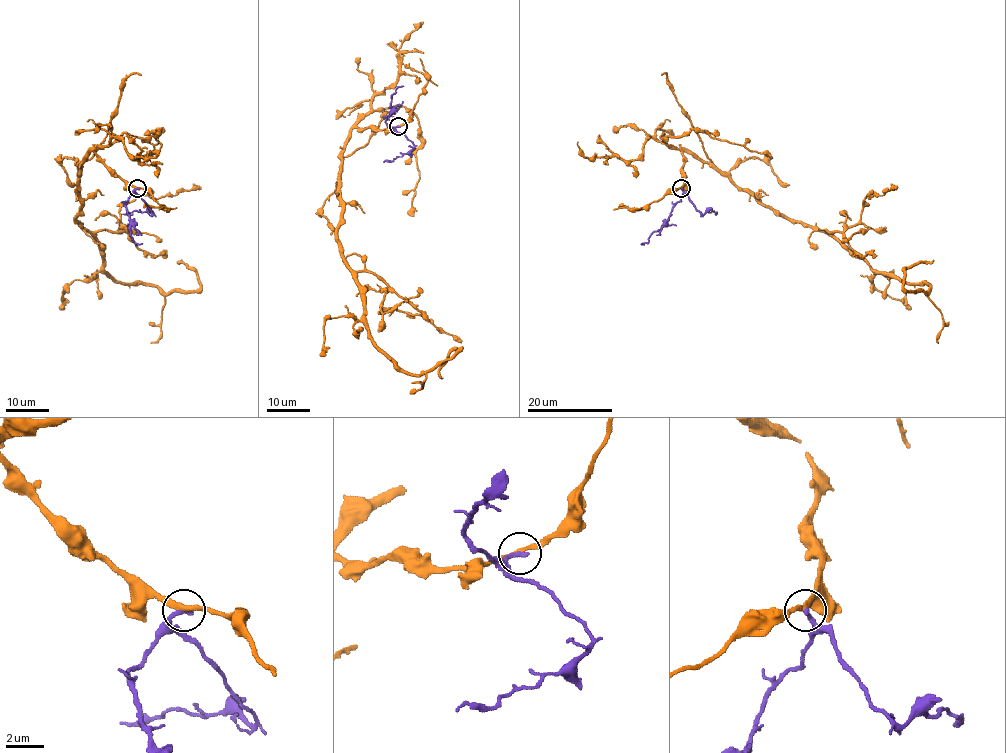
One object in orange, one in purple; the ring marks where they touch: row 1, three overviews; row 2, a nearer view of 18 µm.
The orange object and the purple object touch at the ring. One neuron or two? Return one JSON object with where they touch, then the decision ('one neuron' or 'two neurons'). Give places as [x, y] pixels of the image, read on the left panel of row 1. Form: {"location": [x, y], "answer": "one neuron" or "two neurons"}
{"location": [137, 188], "answer": "two neurons"}

